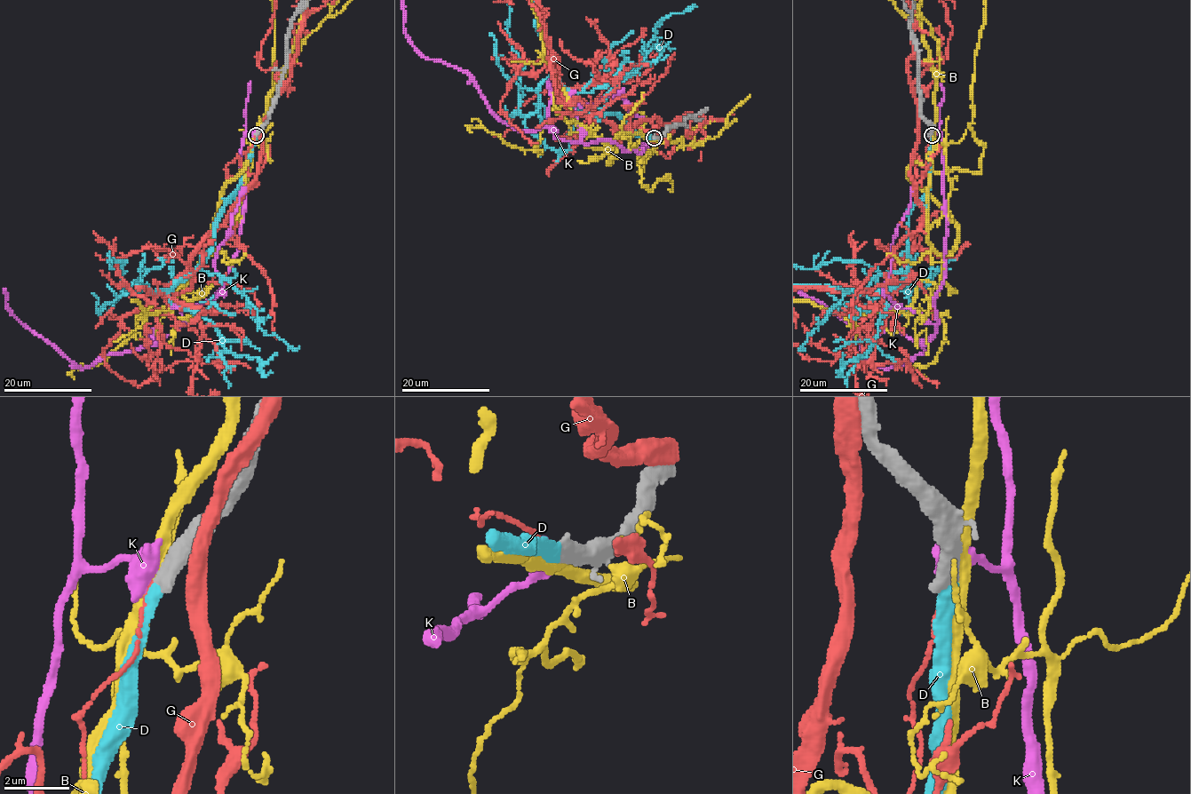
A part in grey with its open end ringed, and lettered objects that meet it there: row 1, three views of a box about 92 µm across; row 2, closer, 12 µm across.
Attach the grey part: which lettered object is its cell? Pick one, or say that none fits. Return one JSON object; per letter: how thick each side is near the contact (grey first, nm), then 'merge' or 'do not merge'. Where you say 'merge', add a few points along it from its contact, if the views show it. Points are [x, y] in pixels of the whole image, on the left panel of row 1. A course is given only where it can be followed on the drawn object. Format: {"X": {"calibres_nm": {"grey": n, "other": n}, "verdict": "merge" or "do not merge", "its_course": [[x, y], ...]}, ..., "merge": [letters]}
{"B": {"calibres_nm": {"grey": 650, "other": 400}, "verdict": "do not merge"}, "D": {"calibres_nm": {"grey": 500, "other": 400}, "verdict": "merge"}, "G": {"calibres_nm": {"grey": 500, "other": 100}, "verdict": "do not merge"}, "K": {"calibres_nm": {"grey": 550, "other": 800}, "verdict": "do not merge"}, "merge": ["D"]}

